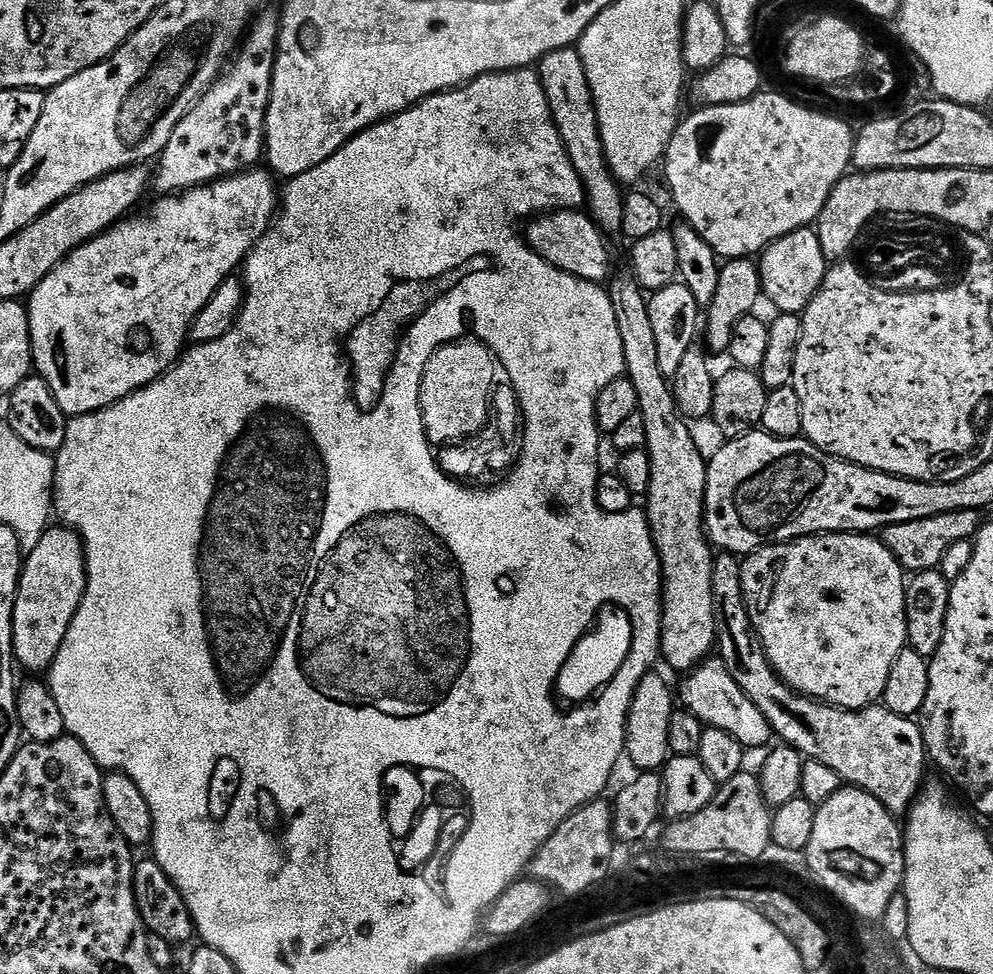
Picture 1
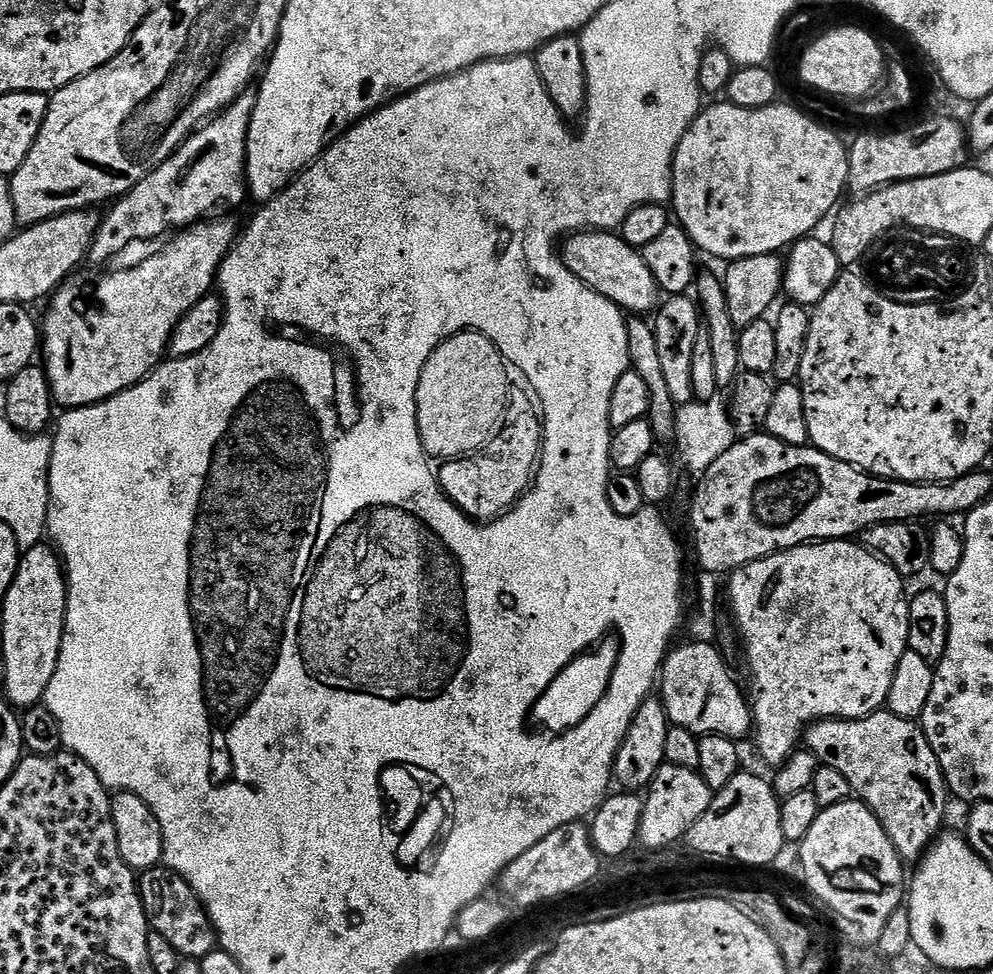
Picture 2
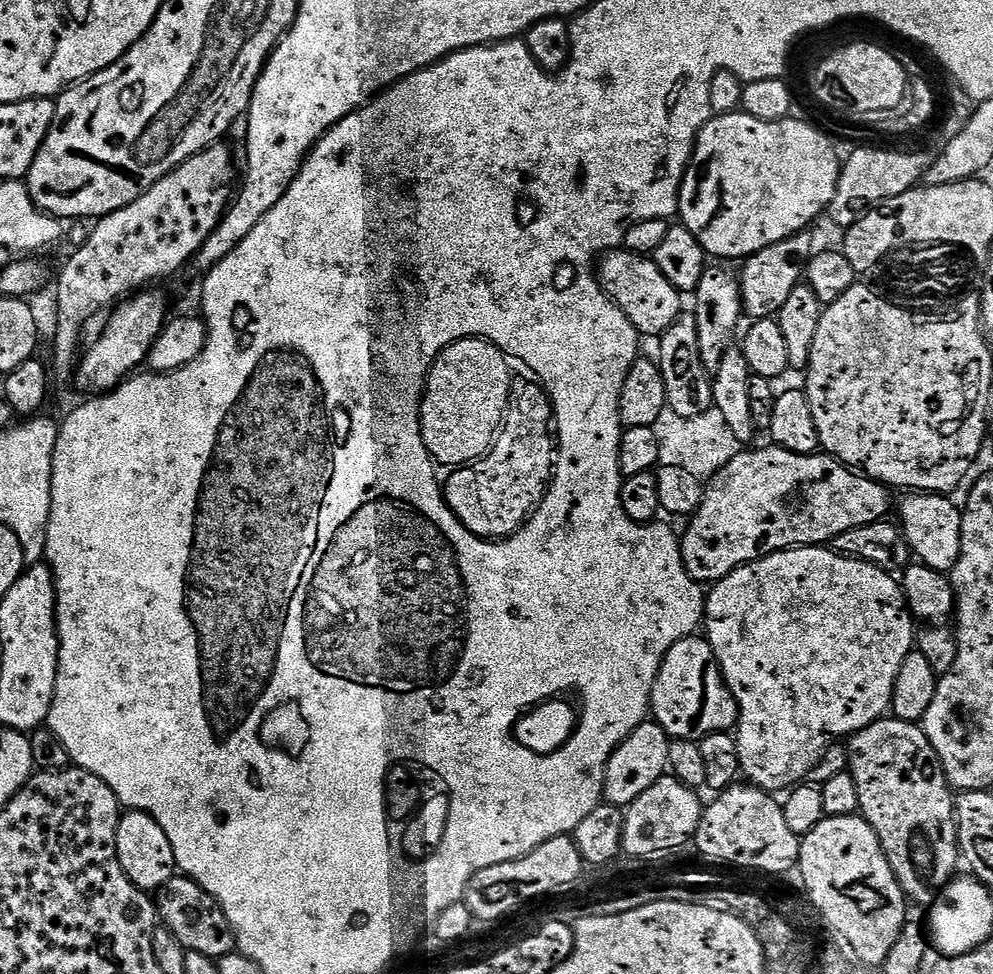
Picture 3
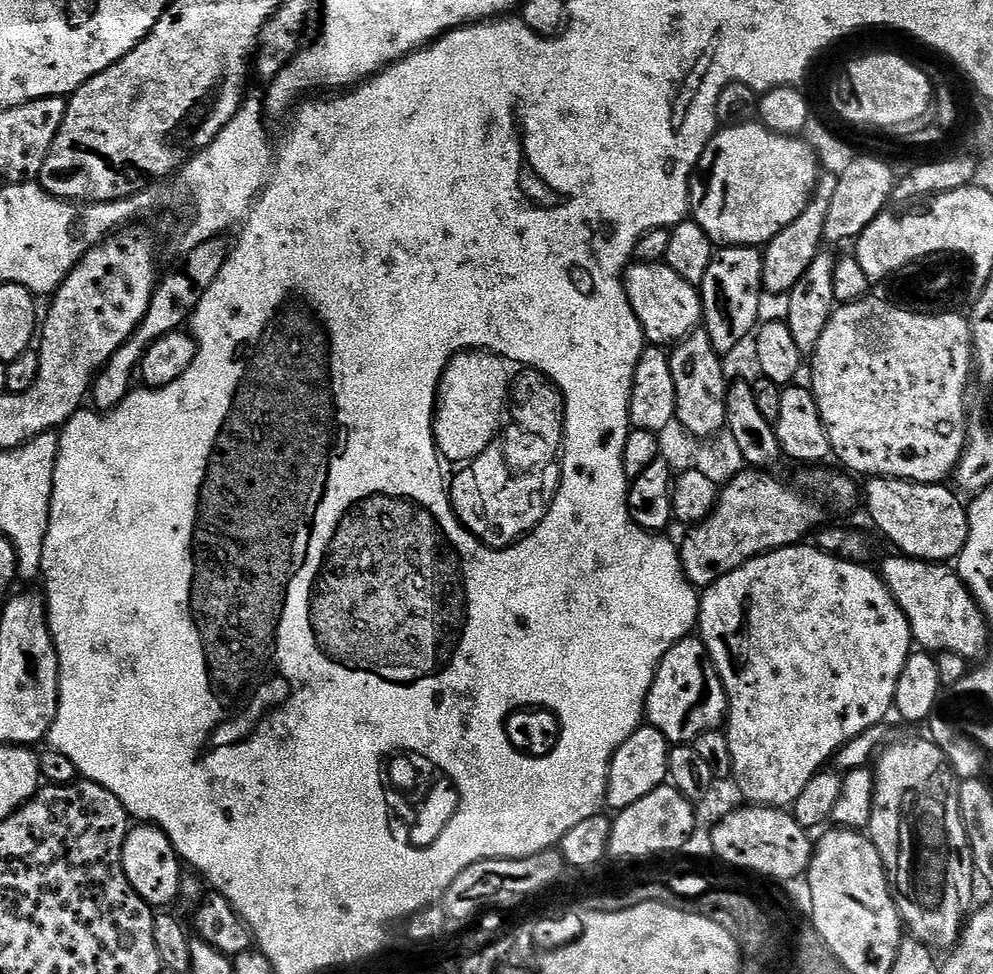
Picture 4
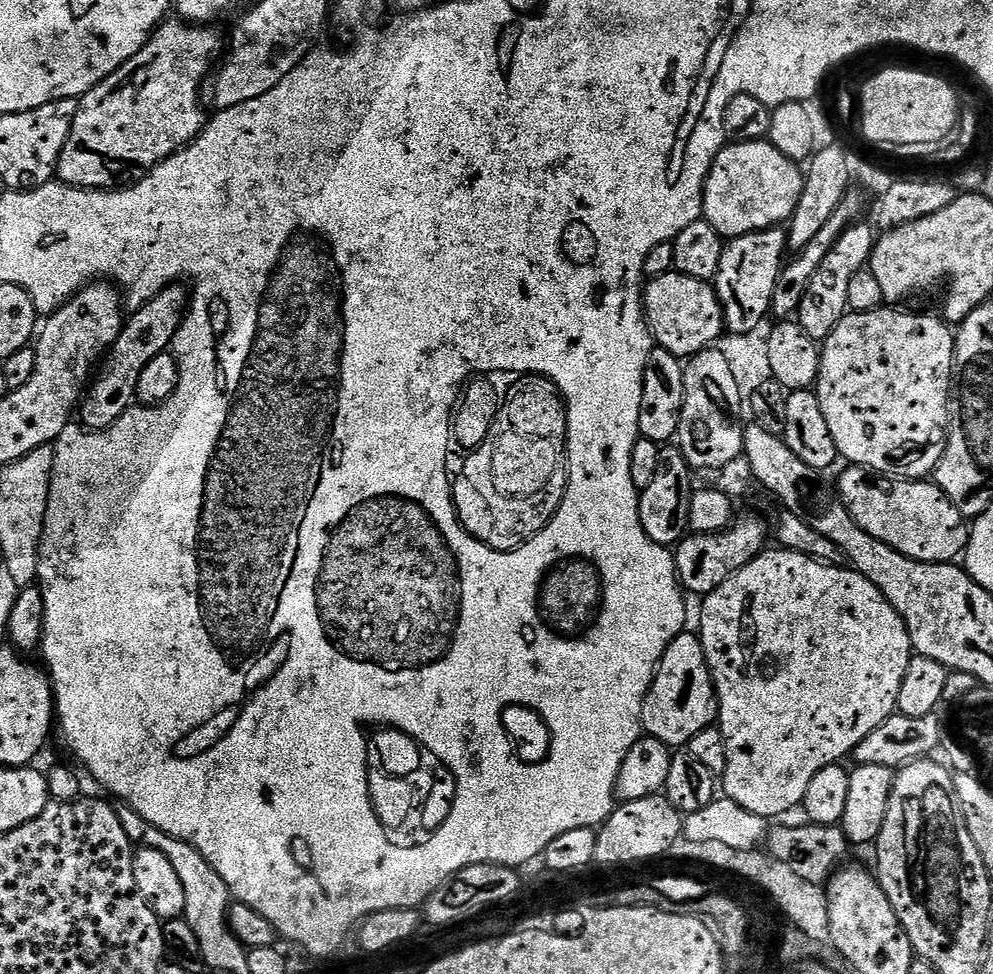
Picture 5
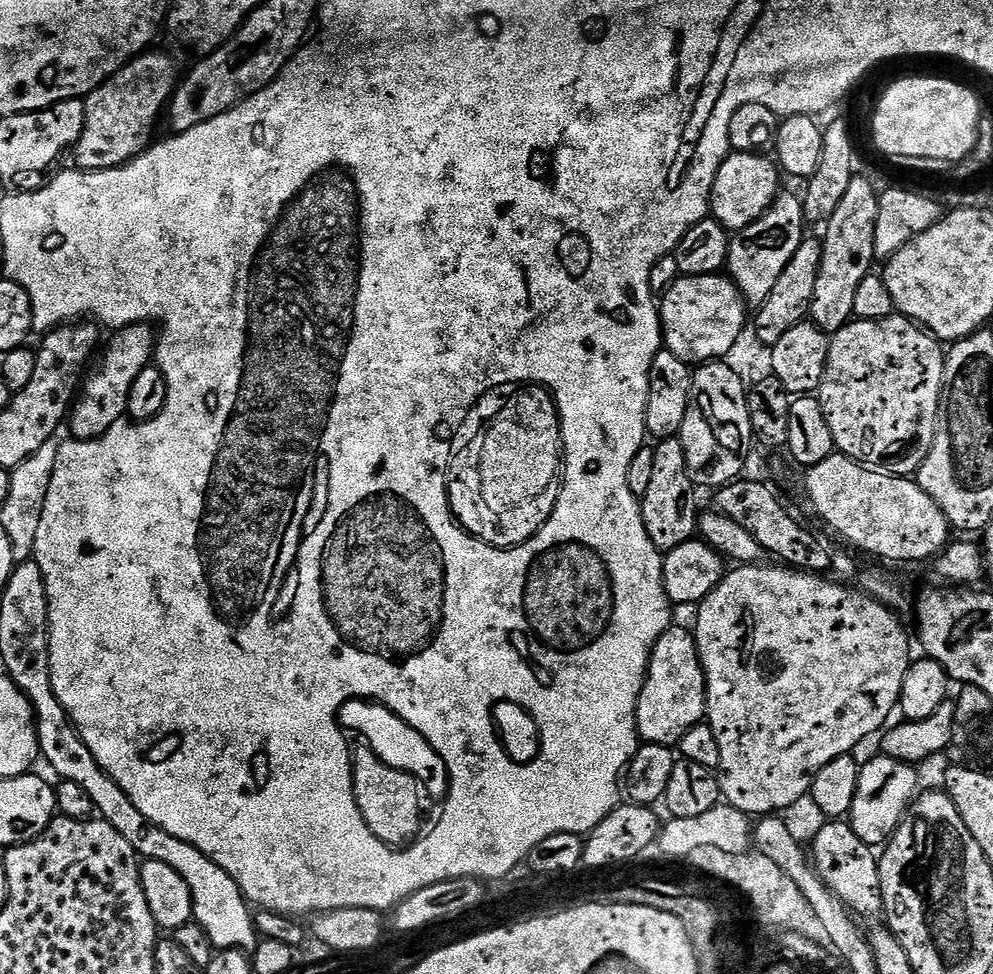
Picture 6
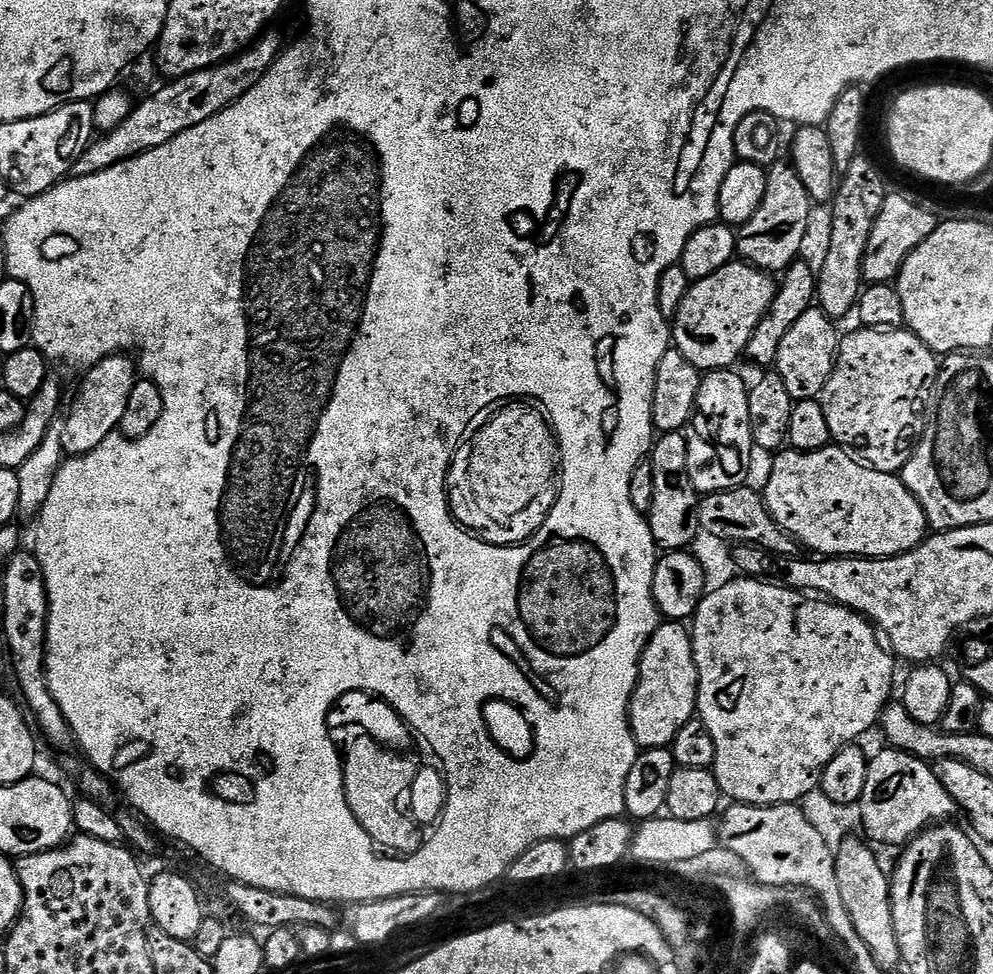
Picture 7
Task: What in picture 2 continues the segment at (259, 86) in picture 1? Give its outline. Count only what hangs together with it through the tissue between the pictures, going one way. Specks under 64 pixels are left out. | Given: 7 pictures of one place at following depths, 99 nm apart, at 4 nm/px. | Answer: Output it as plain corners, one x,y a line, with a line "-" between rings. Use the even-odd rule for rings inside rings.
245,90
237,96
233,104
227,105
216,113
211,120
201,123
196,131
185,136
177,150
162,166
158,166
149,176
142,178
134,190
120,197
103,213
100,229
92,239
87,259
96,264
112,260
123,248
131,246
135,240
152,240
155,236
164,236
168,231
183,230
193,224
199,224
209,218
227,217
234,208
246,200
246,173
248,171
248,131
256,105
255,91

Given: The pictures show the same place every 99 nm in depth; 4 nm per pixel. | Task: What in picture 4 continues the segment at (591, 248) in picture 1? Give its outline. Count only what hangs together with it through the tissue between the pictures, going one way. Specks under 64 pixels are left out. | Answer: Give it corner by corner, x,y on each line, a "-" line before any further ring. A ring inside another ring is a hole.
663,262
658,264
629,264
624,273
624,289
630,306
644,331
645,341
652,346
672,346
685,340
701,327
704,307
697,285
678,278

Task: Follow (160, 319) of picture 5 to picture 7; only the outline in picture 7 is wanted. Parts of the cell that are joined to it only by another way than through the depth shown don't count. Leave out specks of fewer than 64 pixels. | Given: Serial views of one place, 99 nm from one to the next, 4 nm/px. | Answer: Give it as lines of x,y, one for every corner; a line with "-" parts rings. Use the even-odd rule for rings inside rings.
131,355
106,356
87,369
84,381
76,392
72,413
63,417
64,433
62,446
69,457
84,456
90,450
102,446
110,433
119,429
122,414
130,403
130,390
134,390
138,379
138,364

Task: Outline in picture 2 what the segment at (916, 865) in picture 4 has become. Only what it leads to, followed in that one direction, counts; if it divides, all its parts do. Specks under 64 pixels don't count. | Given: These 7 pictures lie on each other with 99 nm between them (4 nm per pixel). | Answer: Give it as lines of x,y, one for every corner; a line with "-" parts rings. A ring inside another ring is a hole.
887,710
871,712
857,720
817,720
807,729
806,748
820,759
821,765
834,766
834,770
839,770
846,782
850,782
853,793
864,801
864,805
878,818
878,822
882,822
901,860
923,860
924,853
932,847
945,827
944,811
948,808
950,793
948,785
944,783
944,771
917,721
898,718

